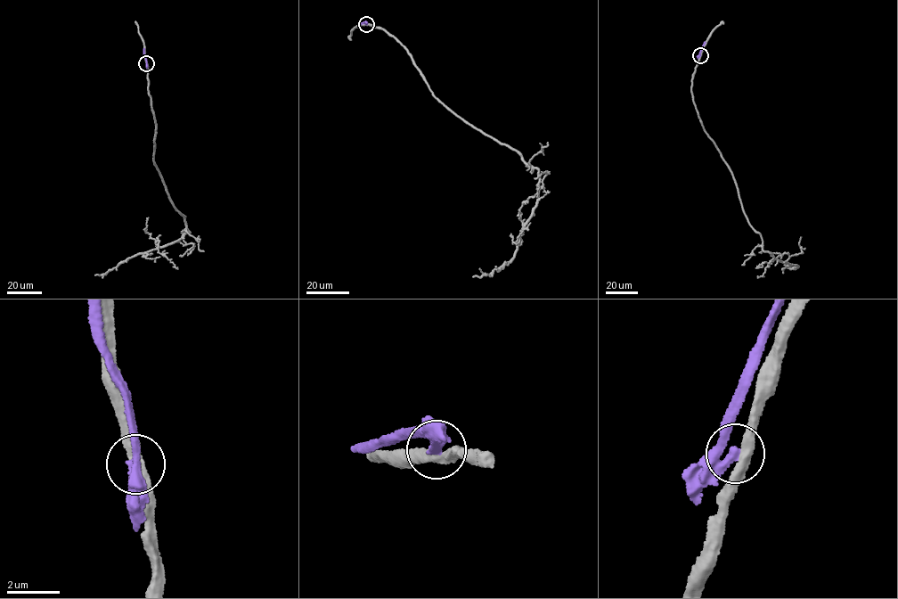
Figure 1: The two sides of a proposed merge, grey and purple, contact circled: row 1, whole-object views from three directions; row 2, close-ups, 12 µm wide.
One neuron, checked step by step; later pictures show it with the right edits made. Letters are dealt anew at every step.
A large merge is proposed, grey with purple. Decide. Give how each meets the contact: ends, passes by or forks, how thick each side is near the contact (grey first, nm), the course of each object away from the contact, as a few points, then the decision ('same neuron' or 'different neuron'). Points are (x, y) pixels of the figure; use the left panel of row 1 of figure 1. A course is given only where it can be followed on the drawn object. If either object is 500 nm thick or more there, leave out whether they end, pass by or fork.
grey passes by | purple ends | 400/400 nm | grey via (146, 63), (156, 127), (153, 162), (172, 204), (185, 217), (189, 232), (94, 275) | purple via (147, 64), (143, 48) | different neuron

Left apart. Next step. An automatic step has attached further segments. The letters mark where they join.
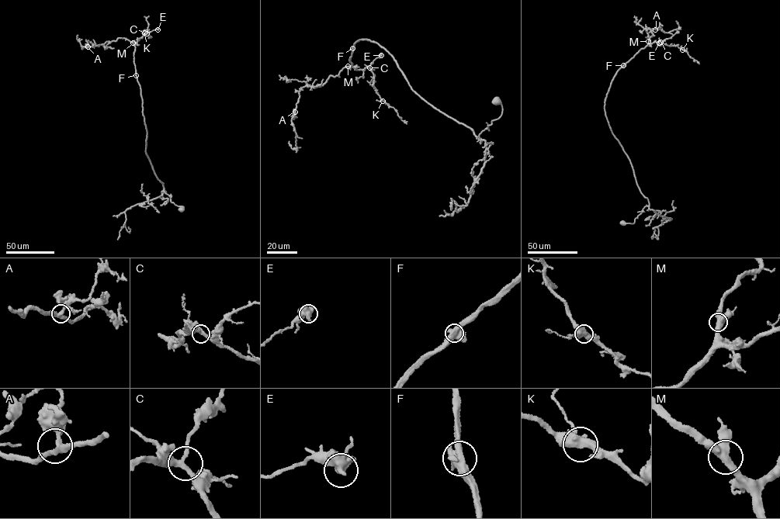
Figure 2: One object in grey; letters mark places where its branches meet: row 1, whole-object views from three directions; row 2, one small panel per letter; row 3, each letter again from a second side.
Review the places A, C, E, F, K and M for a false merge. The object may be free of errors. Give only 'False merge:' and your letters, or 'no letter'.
False merge: no letter

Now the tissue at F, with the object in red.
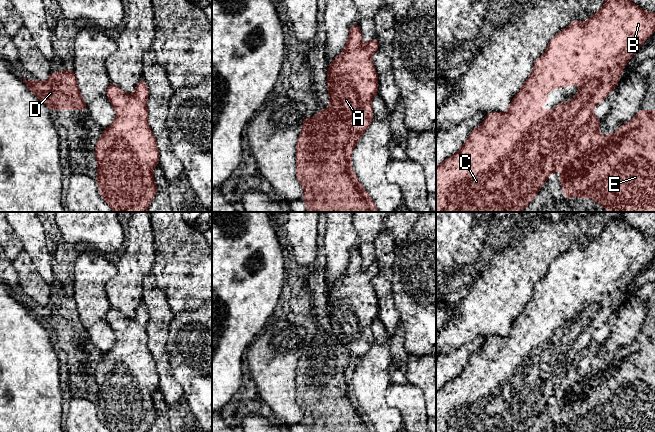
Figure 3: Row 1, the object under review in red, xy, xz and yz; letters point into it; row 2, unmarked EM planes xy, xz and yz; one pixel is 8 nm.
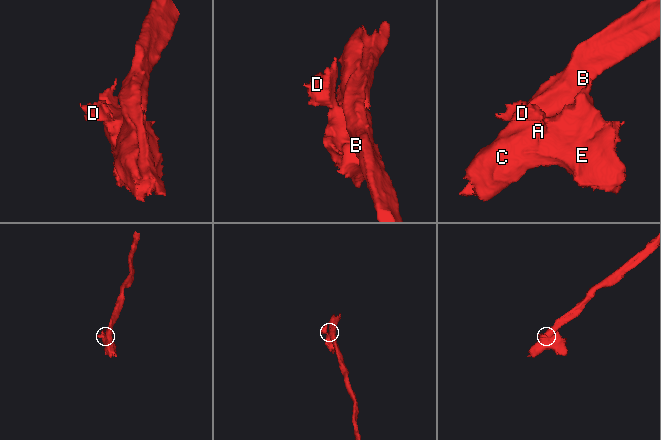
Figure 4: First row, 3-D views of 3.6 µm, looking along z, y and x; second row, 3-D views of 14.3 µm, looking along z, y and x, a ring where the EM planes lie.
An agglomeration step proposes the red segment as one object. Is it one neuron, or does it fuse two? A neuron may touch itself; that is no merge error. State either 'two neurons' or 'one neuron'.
one neuron

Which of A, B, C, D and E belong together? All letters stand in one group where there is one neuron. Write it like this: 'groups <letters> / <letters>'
groups A B C D E

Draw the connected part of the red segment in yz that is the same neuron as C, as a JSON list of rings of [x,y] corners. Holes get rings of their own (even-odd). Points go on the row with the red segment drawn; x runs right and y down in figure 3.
[[[606,0],[600,11],[593,14],[585,23],[573,20],[567,28],[551,39],[545,53],[535,61],[533,73],[512,99],[509,109],[505,113],[487,113],[482,125],[470,133],[461,149],[436,167],[436,212],[522,212],[538,194],[549,175],[556,172],[559,165],[561,166],[559,177],[564,198],[592,198],[610,212],[655,212],[655,110],[640,110],[631,121],[621,125],[616,132],[609,136],[599,133],[601,118],[593,114],[594,106],[603,101],[615,89],[624,66],[654,31],[655,13],[645,12],[630,0]],[[574,84],[579,84],[581,88],[574,95],[572,102],[561,101],[554,110],[536,109],[538,104],[547,104],[547,93],[553,88],[565,88],[567,85],[573,86]]]

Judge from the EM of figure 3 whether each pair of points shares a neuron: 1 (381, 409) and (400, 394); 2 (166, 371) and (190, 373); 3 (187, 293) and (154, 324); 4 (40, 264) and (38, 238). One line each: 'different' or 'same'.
1: different
2: different
3: different
4: same

